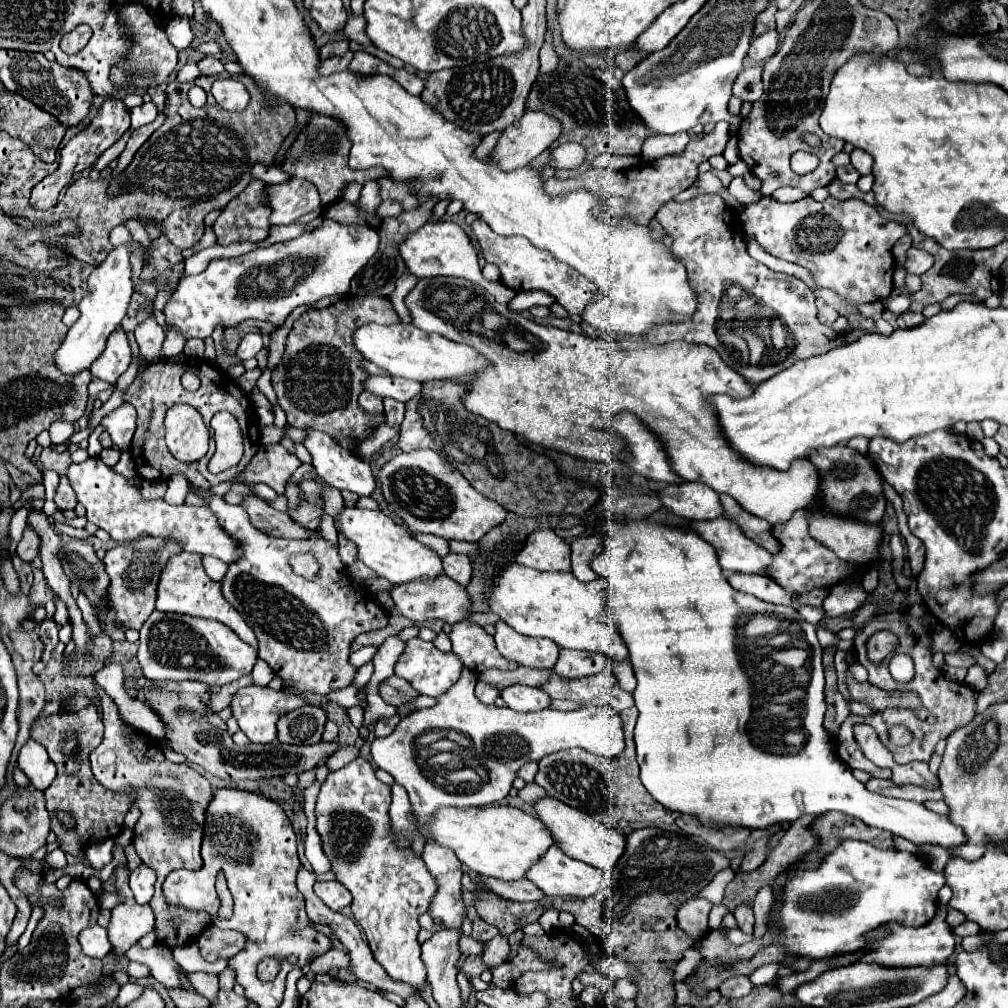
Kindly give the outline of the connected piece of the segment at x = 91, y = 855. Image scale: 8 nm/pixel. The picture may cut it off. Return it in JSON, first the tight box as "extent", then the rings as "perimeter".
{"extent":[86,839,112,871],"perimeter":[[[112,839],[94,843],[94,847],[88,849],[86,859],[94,871],[100,871],[104,865],[108,865],[112,861]]]}

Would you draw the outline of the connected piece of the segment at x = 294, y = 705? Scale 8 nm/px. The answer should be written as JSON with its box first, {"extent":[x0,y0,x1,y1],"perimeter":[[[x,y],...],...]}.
{"extent":[230,683,310,743],"perimeter":[[[252,683],[248,687],[238,689],[238,693],[232,695],[230,709],[232,709],[232,717],[238,721],[240,729],[244,731],[244,735],[252,743],[272,743],[276,739],[276,723],[278,723],[278,719],[282,715],[298,709],[298,707],[304,707],[304,705],[310,705],[310,703],[300,693],[288,693],[284,689],[274,691],[270,687],[260,687],[260,685]]]}

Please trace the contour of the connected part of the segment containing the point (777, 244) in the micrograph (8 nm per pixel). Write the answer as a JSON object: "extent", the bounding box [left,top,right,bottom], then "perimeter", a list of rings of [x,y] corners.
{"extent":[740,197,908,303],"perimeter":[[[762,197],[746,205],[740,221],[742,231],[756,237],[766,253],[806,267],[820,287],[828,287],[852,303],[874,303],[890,297],[894,289],[892,247],[908,233],[906,225],[886,221],[876,207],[860,199],[838,201],[834,197],[822,203],[812,197],[794,203]]]}

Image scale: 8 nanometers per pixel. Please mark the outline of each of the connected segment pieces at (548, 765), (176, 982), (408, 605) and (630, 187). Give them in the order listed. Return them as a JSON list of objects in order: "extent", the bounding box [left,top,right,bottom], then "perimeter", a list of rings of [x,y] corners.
[{"extent":[534,707,680,829],"perimeter":[[[636,707],[624,709],[620,713],[620,717],[622,717],[622,725],[624,725],[624,735],[626,735],[626,751],[622,751],[622,755],[618,755],[618,759],[602,759],[602,757],[590,755],[588,751],[582,751],[578,747],[566,749],[566,751],[556,751],[538,761],[540,769],[538,769],[538,775],[534,781],[538,785],[542,785],[550,797],[556,797],[562,803],[592,815],[594,819],[602,821],[604,825],[608,825],[612,829],[616,829],[616,823],[622,819],[626,819],[628,823],[652,821],[652,823],[672,825],[680,815],[664,809],[658,801],[654,801],[654,797],[644,789],[644,785],[640,783],[640,777],[638,777],[638,763],[636,763],[634,741],[632,741],[632,731],[634,731],[636,717],[638,717]]]},{"extent":[125,944,184,989],"perimeter":[[[138,944],[133,945],[125,954],[130,961],[144,963],[150,969],[150,975],[164,983],[168,989],[184,989],[182,983],[182,969],[174,961],[172,953],[166,945],[152,945],[150,948],[142,948]]]},{"extent":[390,575,470,623],"perimeter":[[[438,575],[438,579],[418,579],[414,583],[402,583],[402,585],[394,585],[390,589],[390,595],[394,599],[396,609],[416,621],[430,621],[430,619],[444,619],[446,623],[458,623],[462,619],[468,617],[468,607],[470,607],[470,599],[468,593],[462,585],[458,585],[456,581],[452,581],[446,575]]]},{"extent":[546,121,728,223],"perimeter":[[[720,121],[710,133],[706,133],[700,141],[690,141],[688,147],[684,149],[682,155],[676,157],[662,157],[656,161],[646,161],[644,165],[636,165],[632,169],[622,169],[622,171],[614,171],[614,169],[590,169],[584,175],[576,177],[576,179],[566,179],[560,181],[556,177],[550,177],[546,183],[546,193],[550,195],[562,195],[568,193],[572,189],[588,189],[592,193],[596,193],[600,199],[608,199],[614,195],[628,195],[634,205],[630,207],[630,215],[638,221],[638,223],[650,223],[654,213],[660,209],[662,203],[674,199],[678,193],[682,193],[684,189],[688,189],[696,177],[698,177],[698,165],[702,161],[708,161],[712,155],[720,155],[726,147],[728,141],[728,123]]]}]

